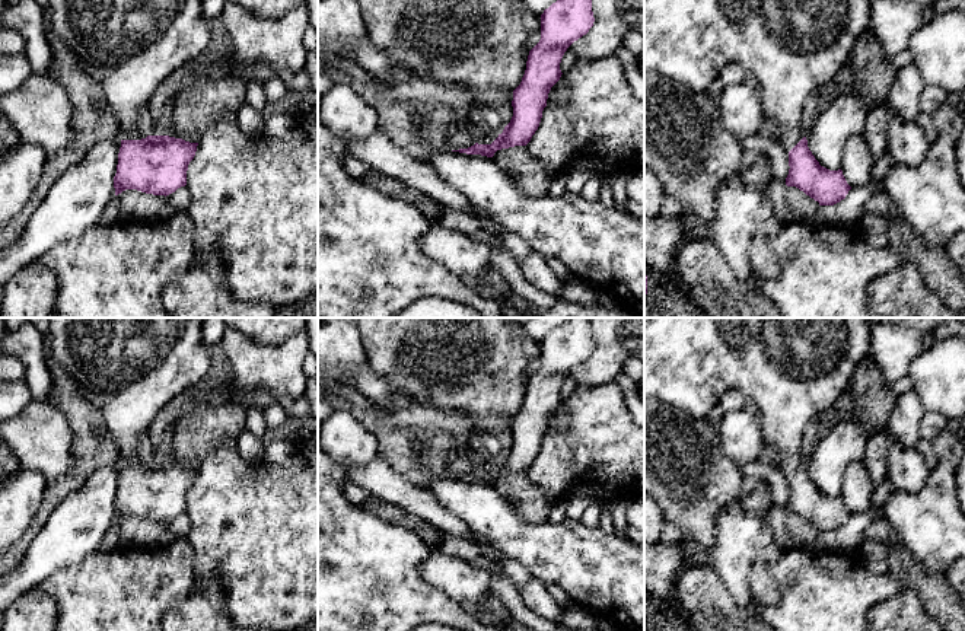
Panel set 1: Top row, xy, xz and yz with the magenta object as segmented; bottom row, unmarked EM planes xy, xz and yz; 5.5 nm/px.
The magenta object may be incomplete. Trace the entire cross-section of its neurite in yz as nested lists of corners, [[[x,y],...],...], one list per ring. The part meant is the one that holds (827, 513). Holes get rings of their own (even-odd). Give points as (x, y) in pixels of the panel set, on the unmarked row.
[[[644,318],[644,396],[662,405],[682,409],[694,418],[706,418],[710,409],[720,404],[720,398],[732,391],[741,391],[758,405],[758,417],[762,427],[762,443],[767,453],[771,453],[784,469],[789,478],[787,513],[796,513],[819,532],[834,532],[845,525],[851,513],[847,510],[843,497],[829,497],[819,491],[808,474],[806,455],[802,450],[802,440],[806,424],[829,409],[850,388],[851,376],[864,356],[870,354],[870,324],[863,318]]]

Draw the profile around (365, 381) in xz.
[[[369,363],[351,372],[353,389],[385,411],[398,411],[414,405],[430,405],[394,389],[385,376],[380,376]]]

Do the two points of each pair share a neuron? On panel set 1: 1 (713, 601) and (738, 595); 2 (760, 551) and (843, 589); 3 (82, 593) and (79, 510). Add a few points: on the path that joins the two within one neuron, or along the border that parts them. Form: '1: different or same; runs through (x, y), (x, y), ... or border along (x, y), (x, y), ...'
1: different; border along (713, 567), (728, 592), (760, 615)
2: same; runs through (780, 561), (801, 574), (815, 589), (822, 589)
3: different; border along (96, 550), (76, 563), (57, 570), (50, 577)

